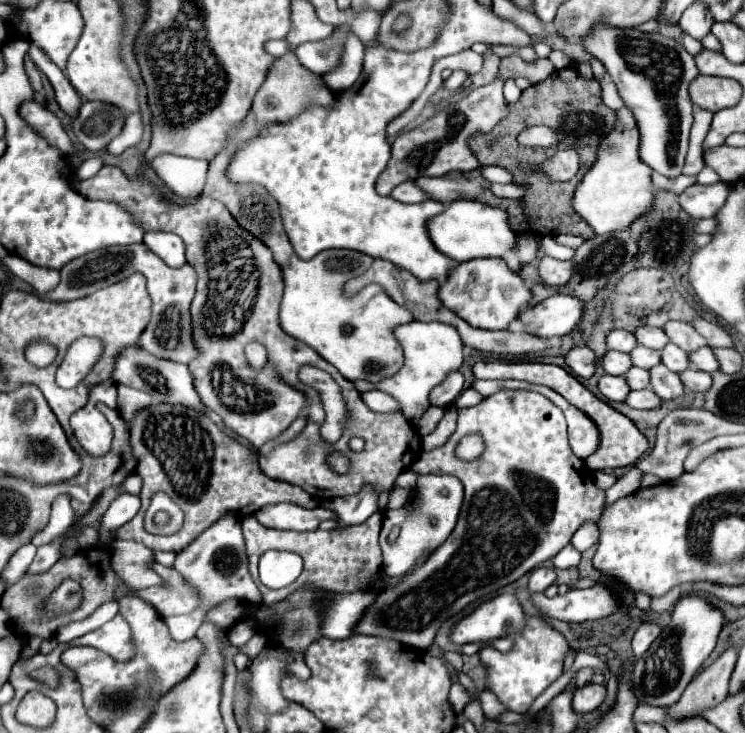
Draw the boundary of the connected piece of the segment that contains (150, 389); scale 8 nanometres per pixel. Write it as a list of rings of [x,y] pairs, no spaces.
[[[127,347],[119,353],[117,363],[115,363],[115,371],[113,371],[113,381],[141,389],[141,391],[149,393],[157,403],[187,405],[187,407],[197,409],[199,413],[205,413],[205,405],[193,387],[193,377],[189,373],[187,365],[167,361],[167,359],[157,359],[149,353],[143,353],[139,347]]]

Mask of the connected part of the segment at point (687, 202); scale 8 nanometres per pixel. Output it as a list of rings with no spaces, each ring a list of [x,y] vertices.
[[[717,181],[713,185],[693,185],[683,195],[679,195],[681,207],[695,219],[713,217],[727,201],[729,185]]]

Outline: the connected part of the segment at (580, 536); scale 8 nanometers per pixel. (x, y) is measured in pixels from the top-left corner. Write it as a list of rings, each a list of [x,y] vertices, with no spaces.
[[[583,525],[583,527],[579,527],[575,533],[573,533],[573,537],[571,537],[571,545],[577,549],[577,551],[585,551],[585,549],[589,549],[591,545],[595,545],[599,541],[599,529],[597,529],[597,525]]]

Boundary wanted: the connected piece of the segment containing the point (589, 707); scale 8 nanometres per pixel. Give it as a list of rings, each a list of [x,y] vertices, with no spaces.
[[[587,683],[585,687],[575,689],[575,695],[573,695],[573,711],[577,711],[577,713],[595,711],[605,701],[605,697],[607,697],[605,685]]]

